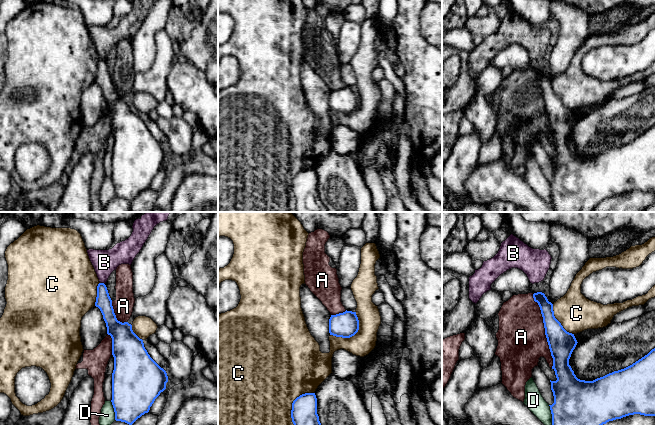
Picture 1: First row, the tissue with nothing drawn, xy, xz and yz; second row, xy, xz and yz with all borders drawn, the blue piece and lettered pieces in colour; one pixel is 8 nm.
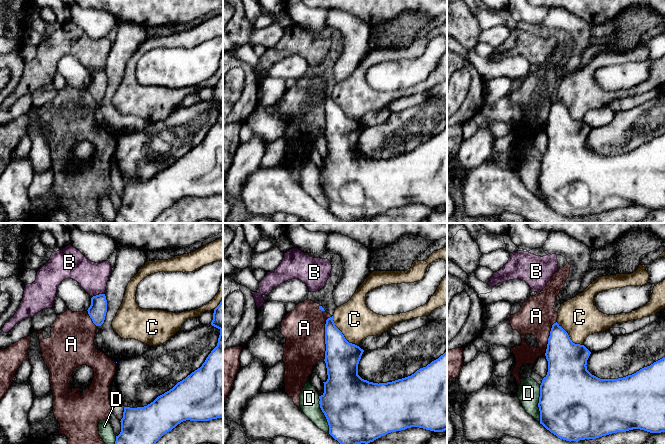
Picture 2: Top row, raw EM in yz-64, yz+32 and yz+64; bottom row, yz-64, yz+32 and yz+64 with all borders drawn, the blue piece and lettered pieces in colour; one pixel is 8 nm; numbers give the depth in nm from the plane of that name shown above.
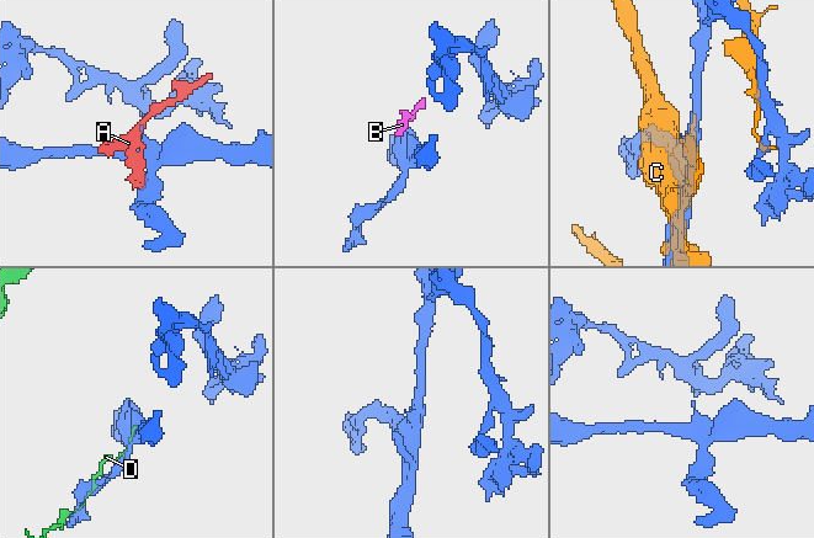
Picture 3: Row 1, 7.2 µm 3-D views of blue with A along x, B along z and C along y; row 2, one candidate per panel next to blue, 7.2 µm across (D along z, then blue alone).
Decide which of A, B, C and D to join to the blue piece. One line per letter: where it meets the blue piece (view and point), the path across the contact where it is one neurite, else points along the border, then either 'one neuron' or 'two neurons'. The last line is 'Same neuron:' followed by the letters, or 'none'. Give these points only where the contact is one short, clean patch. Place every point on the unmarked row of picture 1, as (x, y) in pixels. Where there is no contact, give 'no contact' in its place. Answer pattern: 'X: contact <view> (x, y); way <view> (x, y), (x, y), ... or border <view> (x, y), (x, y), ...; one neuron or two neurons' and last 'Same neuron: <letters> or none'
A: contact yz (545, 107); two neurons
B: contact xy (102, 59); border xy (100, 58), (104, 60); two neurons
C: contact xz (292, 184); two neurons
D: contact yz (552, 192); two neurons
Same neuron: none

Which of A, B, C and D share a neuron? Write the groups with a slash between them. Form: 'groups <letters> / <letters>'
groups A / B / C / D

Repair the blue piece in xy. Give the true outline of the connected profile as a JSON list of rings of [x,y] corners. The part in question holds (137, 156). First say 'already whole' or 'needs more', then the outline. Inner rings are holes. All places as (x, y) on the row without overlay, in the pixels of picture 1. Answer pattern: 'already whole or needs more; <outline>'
already whole; [[[104,59],[97,62],[95,82],[98,83],[106,99],[107,110],[112,114],[112,131],[114,133],[114,146],[112,149],[112,181],[115,196],[130,202],[142,191],[148,189],[155,175],[166,165],[168,152],[148,130],[143,116],[132,106],[128,98],[117,96],[107,63]]]

